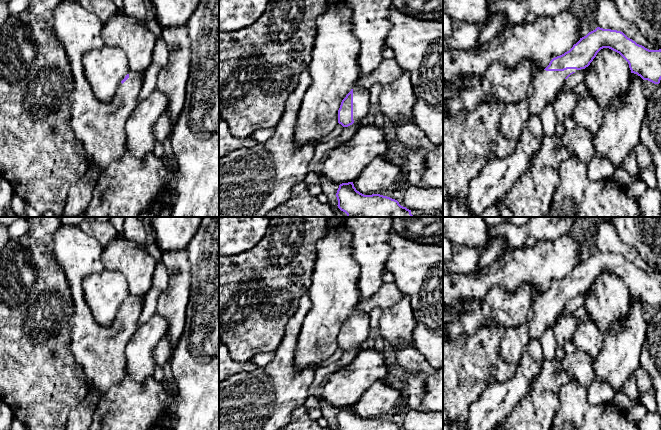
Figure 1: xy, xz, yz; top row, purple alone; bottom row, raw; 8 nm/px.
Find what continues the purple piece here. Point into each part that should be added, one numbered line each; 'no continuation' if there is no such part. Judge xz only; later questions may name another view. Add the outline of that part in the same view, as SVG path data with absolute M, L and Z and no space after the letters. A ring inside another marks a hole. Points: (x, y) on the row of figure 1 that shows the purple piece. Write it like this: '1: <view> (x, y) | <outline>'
1: xz (361, 103) | M359 85L353 88L353 120L354 122L361 121L367 114L370 102L369 91Z

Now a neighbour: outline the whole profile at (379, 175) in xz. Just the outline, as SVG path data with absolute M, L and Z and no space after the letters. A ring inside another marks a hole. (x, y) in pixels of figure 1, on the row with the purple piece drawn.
M377 157L365 167L353 184L364 195L380 194L382 191L393 190L403 173L400 166Z

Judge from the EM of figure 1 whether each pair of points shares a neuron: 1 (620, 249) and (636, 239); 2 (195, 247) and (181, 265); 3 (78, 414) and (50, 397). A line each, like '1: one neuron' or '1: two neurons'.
1: two neurons
2: two neurons
3: two neurons

